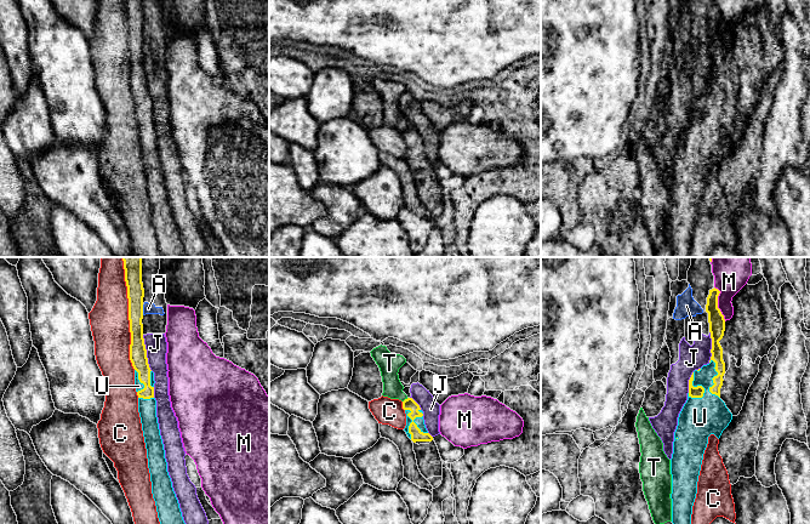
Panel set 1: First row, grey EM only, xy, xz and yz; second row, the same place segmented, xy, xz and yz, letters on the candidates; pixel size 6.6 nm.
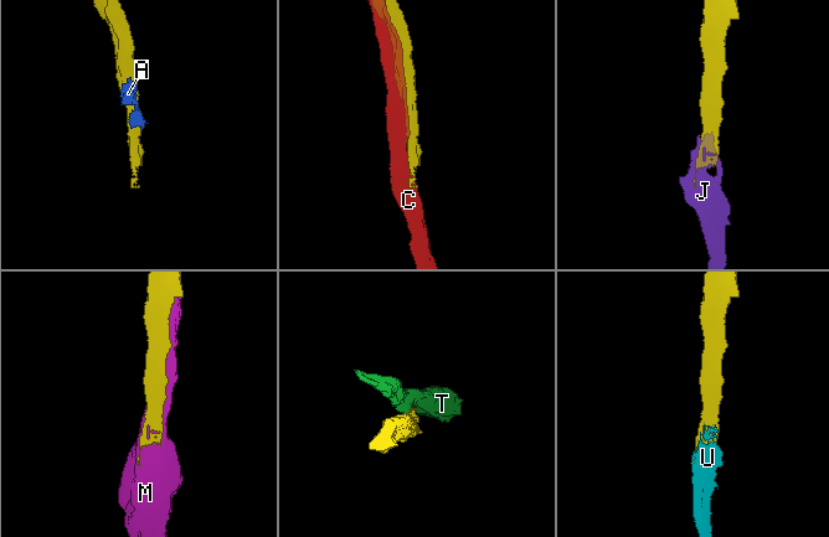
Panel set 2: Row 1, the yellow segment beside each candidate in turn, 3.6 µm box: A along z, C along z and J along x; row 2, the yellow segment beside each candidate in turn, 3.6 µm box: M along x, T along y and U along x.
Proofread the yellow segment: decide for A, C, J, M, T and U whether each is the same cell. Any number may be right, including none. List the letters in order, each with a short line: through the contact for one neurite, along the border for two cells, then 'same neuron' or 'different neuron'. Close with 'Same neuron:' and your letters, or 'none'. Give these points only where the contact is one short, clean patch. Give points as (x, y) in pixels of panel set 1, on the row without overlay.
A: xy (142, 33), (143, 43) | different neuron
C: different neuron
J: different neuron
M: different neuron
T: xz (408, 126), (403, 130) | different neuron
U: same neuron
Same neuron: U

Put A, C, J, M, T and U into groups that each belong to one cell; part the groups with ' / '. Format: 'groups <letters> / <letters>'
groups A J / C / M / T / U

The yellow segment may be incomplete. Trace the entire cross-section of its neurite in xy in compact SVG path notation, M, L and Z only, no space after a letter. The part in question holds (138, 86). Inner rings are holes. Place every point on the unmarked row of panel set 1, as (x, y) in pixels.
M125 0L125 10L131 61L130 89L135 97L135 116L138 124L138 141L147 177L152 222L161 257L187 257L167 200L167 190L156 146L154 101L148 92L143 67L144 17L142 0Z

